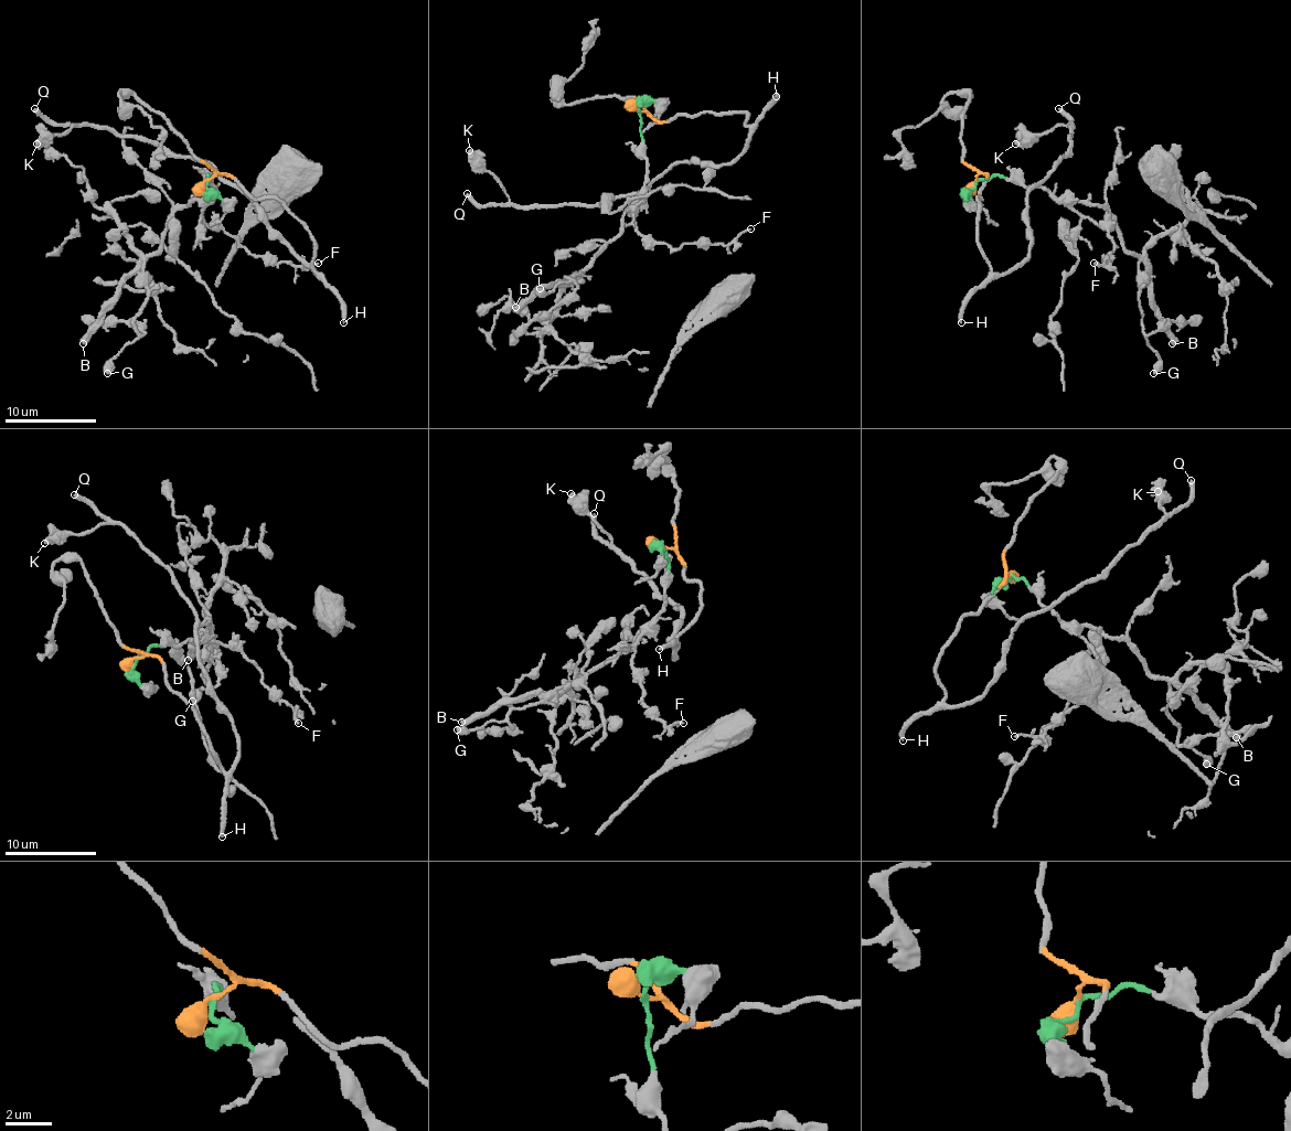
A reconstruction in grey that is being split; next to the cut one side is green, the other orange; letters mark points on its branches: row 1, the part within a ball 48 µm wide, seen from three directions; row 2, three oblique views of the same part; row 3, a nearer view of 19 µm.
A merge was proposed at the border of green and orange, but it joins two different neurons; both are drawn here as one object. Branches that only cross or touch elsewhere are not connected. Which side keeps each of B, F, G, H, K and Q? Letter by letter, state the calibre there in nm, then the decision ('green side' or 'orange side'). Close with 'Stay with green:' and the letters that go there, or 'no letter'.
B: calibre 480 nm; green side
F: calibre 170 nm; green side
G: calibre 500 nm; green side
H: calibre 300 nm; orange side
K: calibre 550 nm; orange side
Q: calibre 360 nm; orange side
Stay with green: B, F, G

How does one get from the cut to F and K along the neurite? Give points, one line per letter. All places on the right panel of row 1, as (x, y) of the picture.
F: (977, 179), (1002, 174), (1064, 198), (1107, 232), (1113, 249), (1109, 262), (1094, 264)
K: (977, 179), (985, 174), (979, 249), (1009, 273), (1030, 255), (1026, 195), (1066, 153), (1070, 124), (1015, 145)

